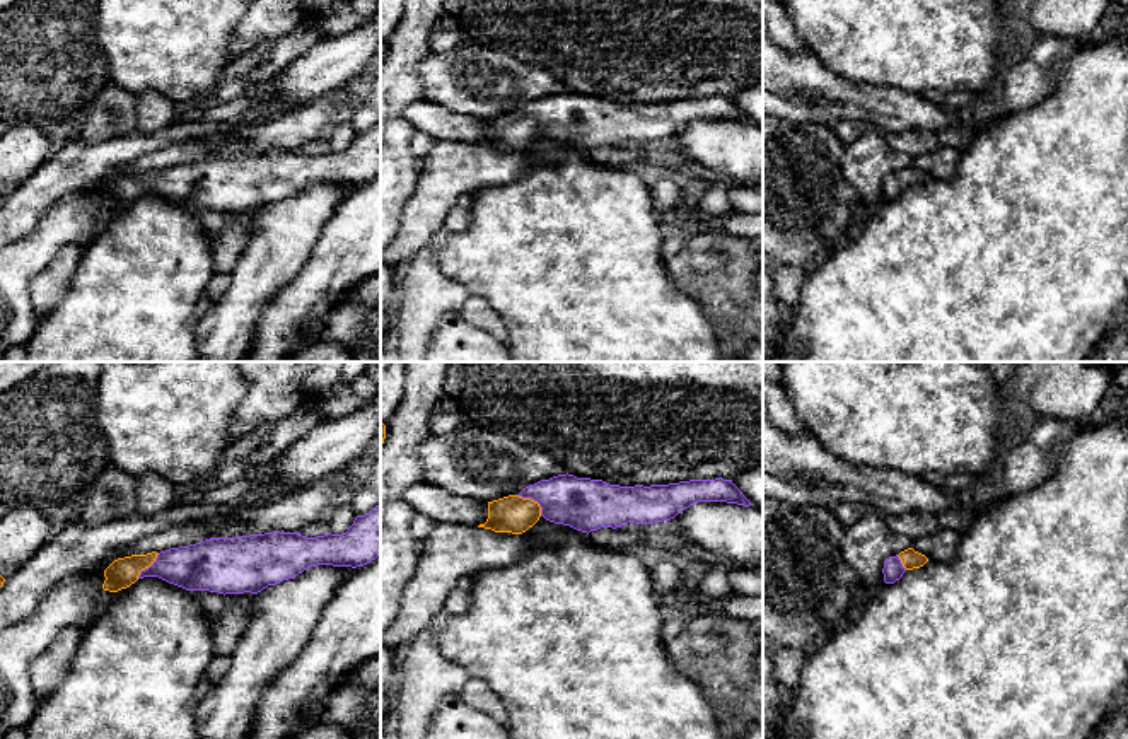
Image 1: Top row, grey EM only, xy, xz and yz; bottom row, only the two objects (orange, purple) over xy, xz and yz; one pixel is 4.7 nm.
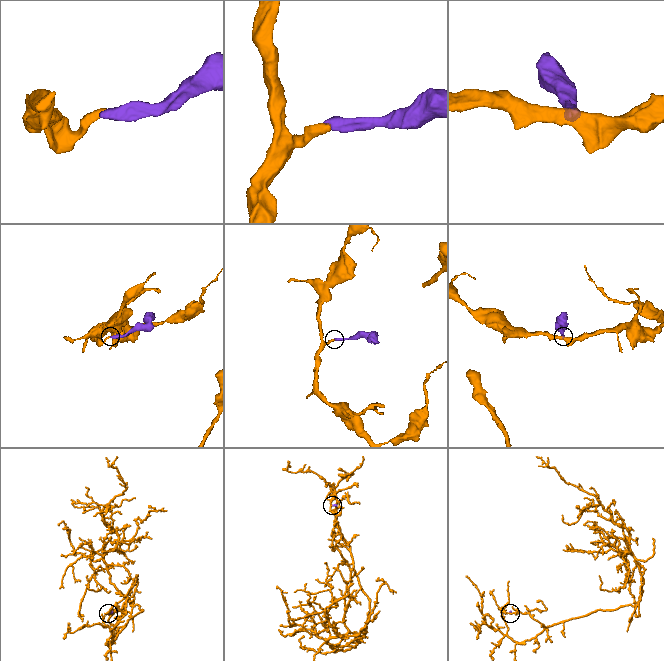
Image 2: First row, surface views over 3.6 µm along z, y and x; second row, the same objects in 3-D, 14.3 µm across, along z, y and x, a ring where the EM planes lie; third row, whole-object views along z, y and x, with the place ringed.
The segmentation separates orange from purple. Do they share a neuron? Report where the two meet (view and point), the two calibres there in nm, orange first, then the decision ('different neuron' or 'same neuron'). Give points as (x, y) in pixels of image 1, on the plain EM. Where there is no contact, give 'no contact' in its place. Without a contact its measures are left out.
xz (533, 118) | 180/240 nm | same neuron

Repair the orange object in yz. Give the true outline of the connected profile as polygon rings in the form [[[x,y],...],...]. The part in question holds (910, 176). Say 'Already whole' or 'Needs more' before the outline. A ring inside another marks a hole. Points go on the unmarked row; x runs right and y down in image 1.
Needs more. [[[913,166],[901,169],[896,174],[889,174],[884,181],[882,191],[886,201],[894,201],[903,195],[906,188],[920,186],[928,176]]]

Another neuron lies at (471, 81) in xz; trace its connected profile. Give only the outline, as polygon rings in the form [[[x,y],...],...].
[[[464,44],[451,53],[430,53],[420,63],[423,99],[452,113],[493,119],[567,87],[541,67]]]

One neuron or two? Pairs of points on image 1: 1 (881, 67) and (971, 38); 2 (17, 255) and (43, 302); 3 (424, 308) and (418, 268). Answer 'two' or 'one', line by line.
1: one
2: two
3: one

